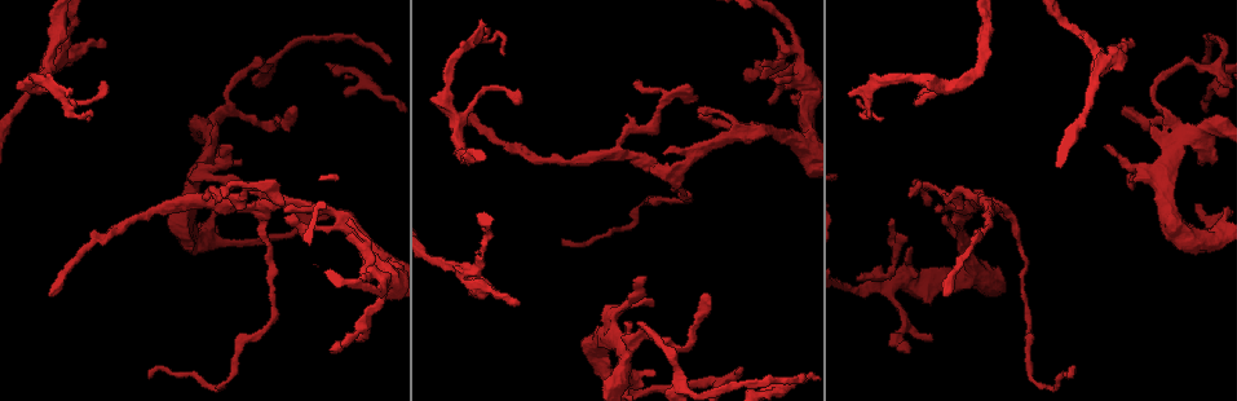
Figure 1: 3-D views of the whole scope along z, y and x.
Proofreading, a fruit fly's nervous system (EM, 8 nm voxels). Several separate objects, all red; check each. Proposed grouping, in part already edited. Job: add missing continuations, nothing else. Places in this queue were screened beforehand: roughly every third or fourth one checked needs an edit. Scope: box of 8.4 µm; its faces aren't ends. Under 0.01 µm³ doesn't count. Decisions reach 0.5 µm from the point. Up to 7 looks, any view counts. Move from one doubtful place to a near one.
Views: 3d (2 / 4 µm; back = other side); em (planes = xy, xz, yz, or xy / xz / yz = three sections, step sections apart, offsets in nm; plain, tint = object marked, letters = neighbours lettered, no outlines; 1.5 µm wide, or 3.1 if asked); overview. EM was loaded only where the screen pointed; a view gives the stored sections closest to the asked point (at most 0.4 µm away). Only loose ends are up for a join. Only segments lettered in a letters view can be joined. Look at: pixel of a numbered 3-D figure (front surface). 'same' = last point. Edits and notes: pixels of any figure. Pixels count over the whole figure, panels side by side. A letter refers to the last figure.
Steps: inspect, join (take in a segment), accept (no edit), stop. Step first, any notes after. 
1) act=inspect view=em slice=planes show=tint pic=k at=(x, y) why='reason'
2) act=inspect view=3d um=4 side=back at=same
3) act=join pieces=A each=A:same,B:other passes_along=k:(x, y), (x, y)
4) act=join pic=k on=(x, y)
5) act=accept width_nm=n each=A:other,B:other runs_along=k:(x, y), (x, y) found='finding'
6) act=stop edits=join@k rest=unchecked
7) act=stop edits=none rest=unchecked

act=inspect view=em slice=yz step=4 show=letters pic=1 at=(629, 321) why='an open end'

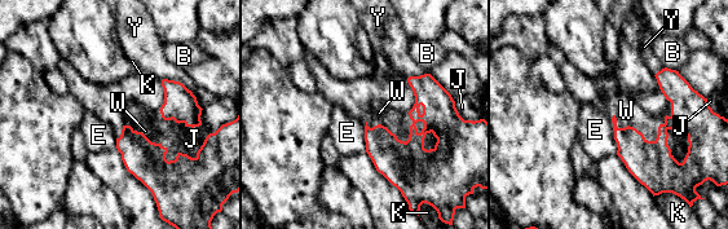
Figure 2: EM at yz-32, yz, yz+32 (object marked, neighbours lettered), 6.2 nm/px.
act=inspect view=em slice=planes show=letters at=same

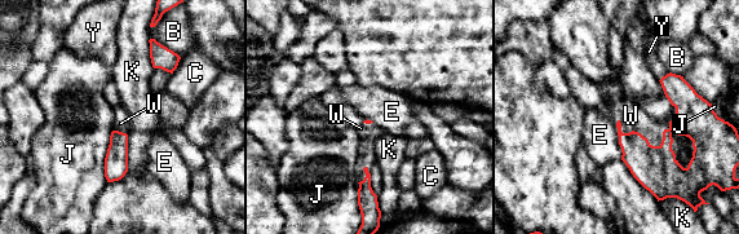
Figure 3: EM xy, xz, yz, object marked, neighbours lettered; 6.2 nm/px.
act=join pieces=W each=B:other,C:other,E:other,J:other,K:other,W:same,Y:other passes_along=3:(655, 167), (636, 132), (631, 115) found='the neuron continues'

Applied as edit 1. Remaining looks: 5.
act=inspect view=overview why='see it whole again'

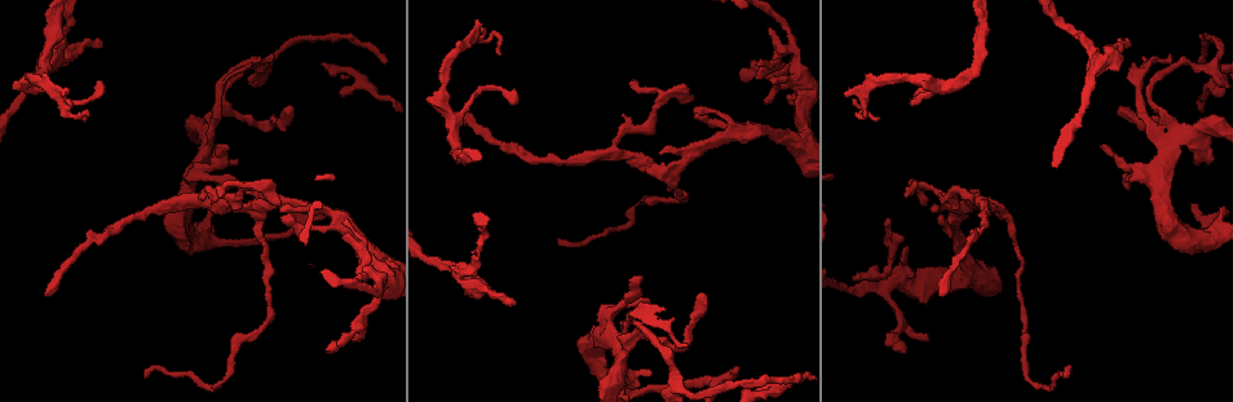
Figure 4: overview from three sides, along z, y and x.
act=inspect view=em slice=planes show=plain pic=4 at=(102, 46) why='branch stops here'

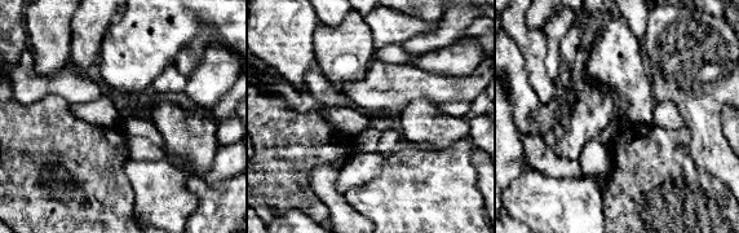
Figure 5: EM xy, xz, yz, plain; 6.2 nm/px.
act=inspect view=em slice=planes show=tint at=same

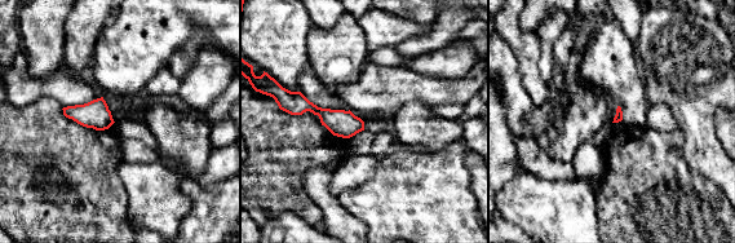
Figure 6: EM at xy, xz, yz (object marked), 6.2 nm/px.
act=inspect view=em slice=planes show=letters at=same

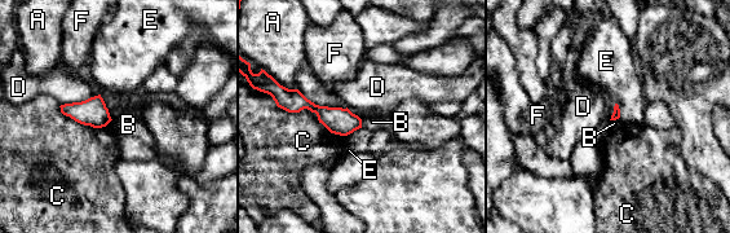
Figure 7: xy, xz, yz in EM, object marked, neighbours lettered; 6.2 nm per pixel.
act=accept each=A:other,B:other,C:other,D:other,E:other,F:other border=7:(361, 119), (362, 127) found='no lettered segment goes on from it'

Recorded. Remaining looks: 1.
act=stop edits=join@3 rest=unchecked

